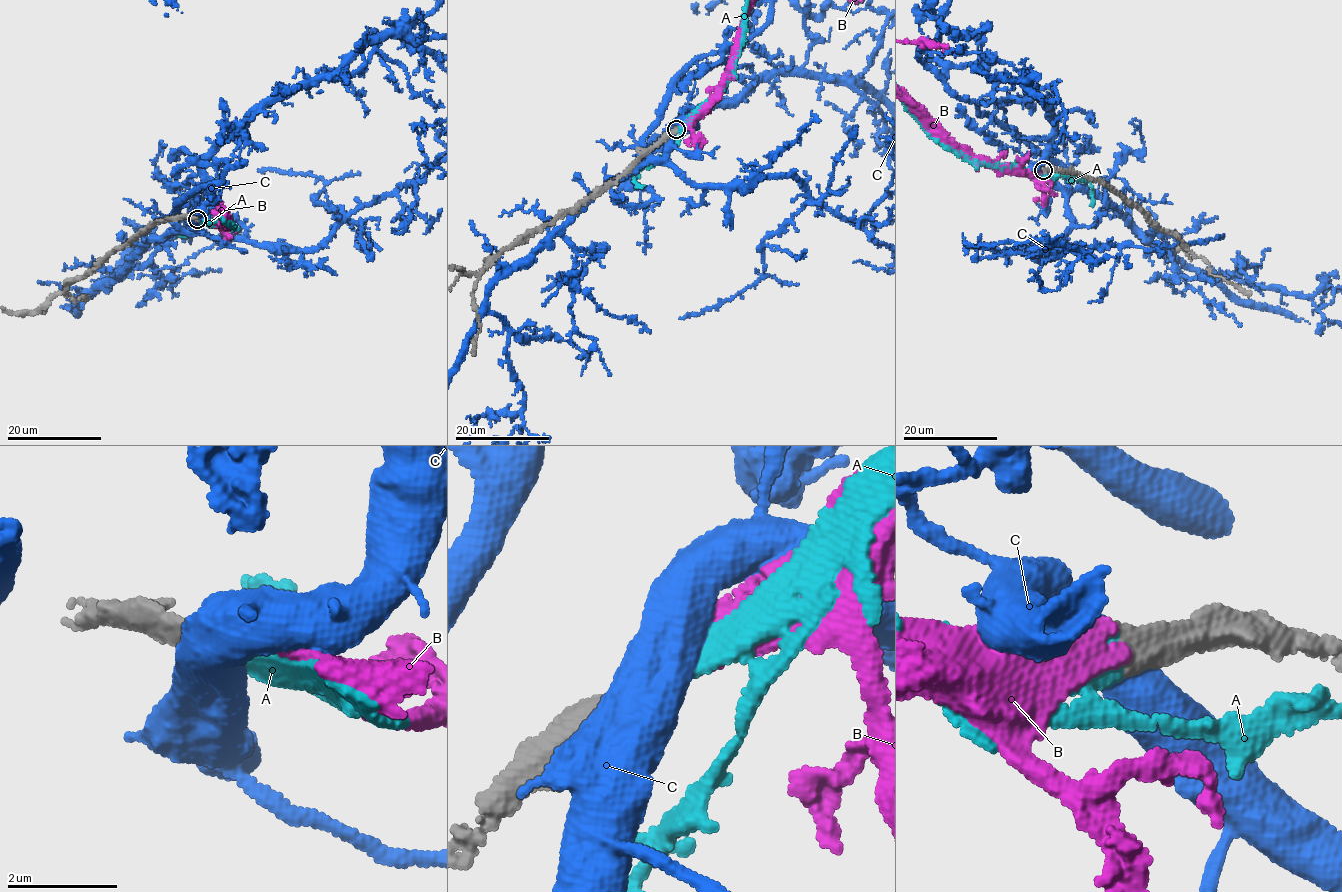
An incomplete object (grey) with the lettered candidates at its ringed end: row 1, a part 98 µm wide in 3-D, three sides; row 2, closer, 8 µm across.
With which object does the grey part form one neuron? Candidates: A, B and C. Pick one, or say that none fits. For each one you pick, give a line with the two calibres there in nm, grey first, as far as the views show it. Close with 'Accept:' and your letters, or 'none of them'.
A: calibres 400 and 360 nm
Accept: A

